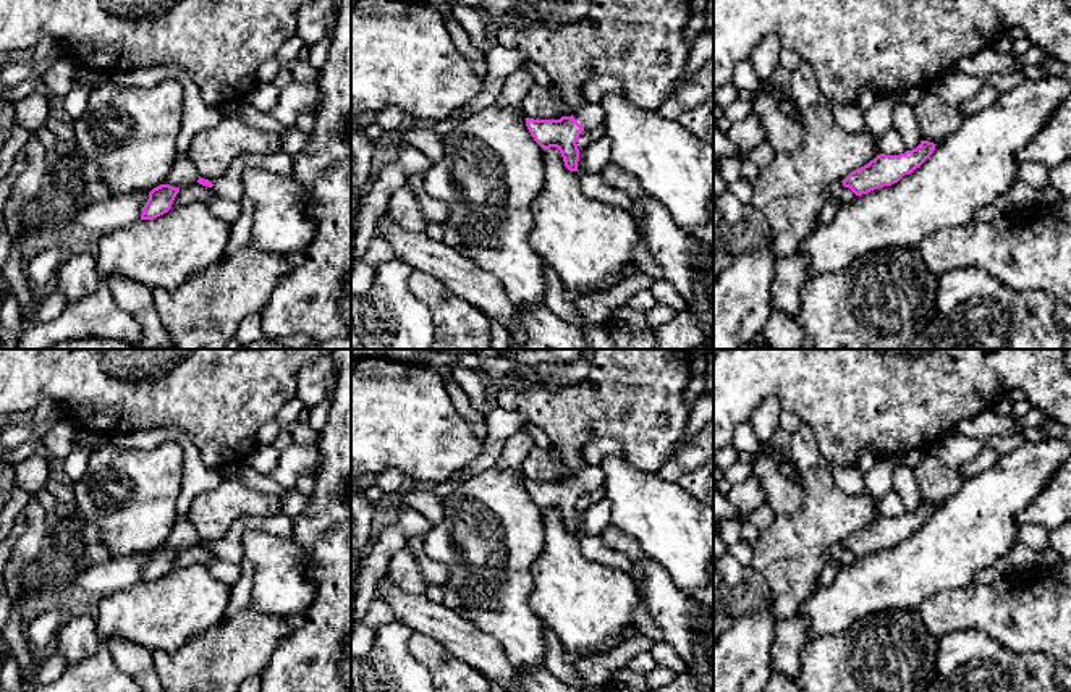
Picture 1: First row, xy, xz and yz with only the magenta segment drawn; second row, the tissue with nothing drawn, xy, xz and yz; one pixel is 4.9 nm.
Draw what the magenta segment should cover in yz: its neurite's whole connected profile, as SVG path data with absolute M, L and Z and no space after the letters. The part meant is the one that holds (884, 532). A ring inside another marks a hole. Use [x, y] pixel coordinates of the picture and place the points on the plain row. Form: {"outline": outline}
{"outline": "M921 503L921 506L900 517L880 516L867 527L851 534L841 545L849 550L856 558L867 556L874 551L891 548L904 537L919 530L935 513L933 504Z"}

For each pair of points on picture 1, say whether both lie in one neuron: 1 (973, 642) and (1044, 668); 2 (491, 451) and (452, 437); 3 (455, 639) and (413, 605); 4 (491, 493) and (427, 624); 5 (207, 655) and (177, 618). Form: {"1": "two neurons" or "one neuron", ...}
{"1": "one neuron", "2": "two neurons", "3": "one neuron", "4": "two neurons", "5": "two neurons"}

